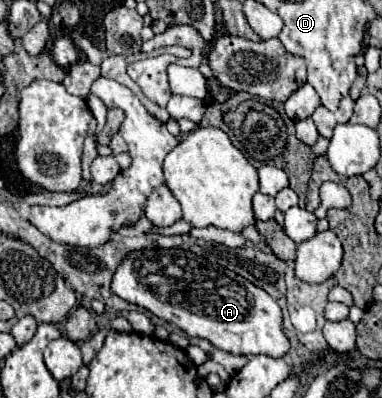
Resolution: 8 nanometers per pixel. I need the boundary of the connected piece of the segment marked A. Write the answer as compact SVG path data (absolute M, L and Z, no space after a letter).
M144 248L128 252L112 276L110 290L122 300L176 324L188 336L206 338L216 348L232 354L270 354L278 358L290 348L282 332L282 310L270 294L236 272L210 264L188 250Z

